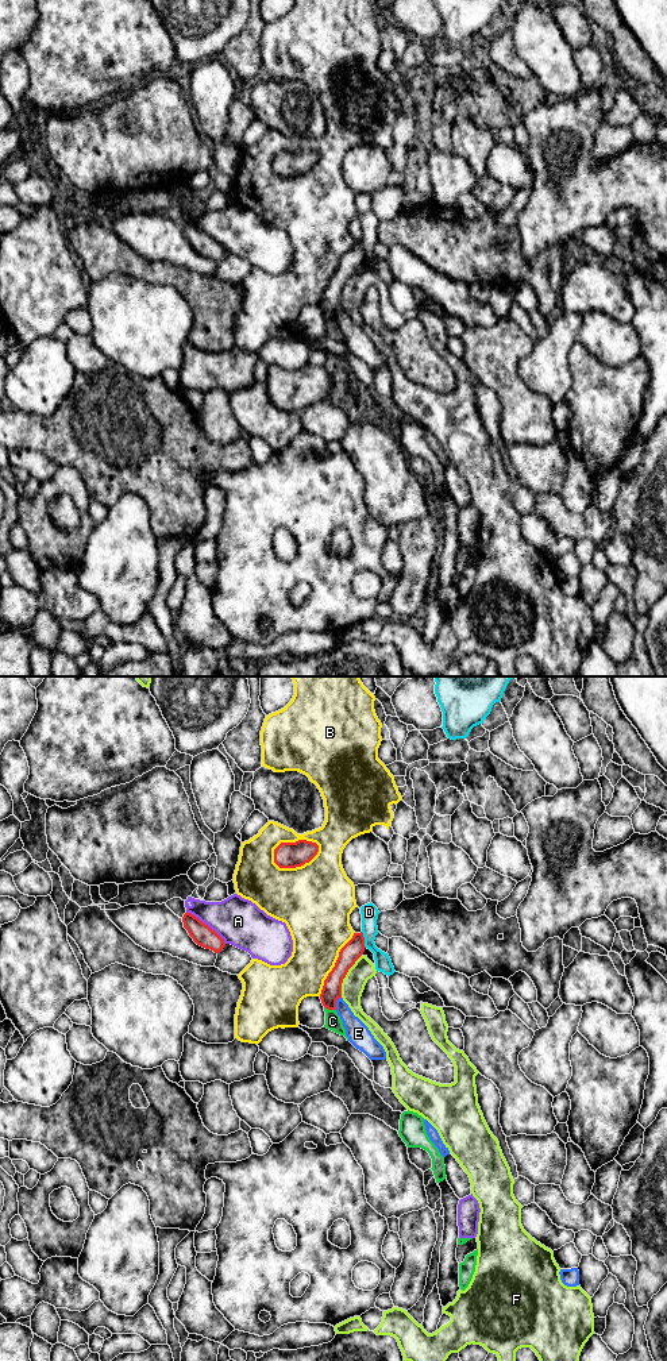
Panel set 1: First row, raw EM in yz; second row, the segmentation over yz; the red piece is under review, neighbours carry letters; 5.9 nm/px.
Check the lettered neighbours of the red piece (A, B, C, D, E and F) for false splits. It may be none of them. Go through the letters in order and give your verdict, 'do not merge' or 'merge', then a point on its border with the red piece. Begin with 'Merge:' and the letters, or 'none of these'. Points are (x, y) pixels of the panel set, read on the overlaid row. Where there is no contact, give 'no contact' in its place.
Merge: none of these
A: do not merge | yz (207, 925)
B: do not merge | yz (299, 866)
C: do not merge | yz (330, 1009)
D: do not merge | yz (363, 940)
E: do not merge | yz (335, 1003)
F: do not merge | yz (346, 974)

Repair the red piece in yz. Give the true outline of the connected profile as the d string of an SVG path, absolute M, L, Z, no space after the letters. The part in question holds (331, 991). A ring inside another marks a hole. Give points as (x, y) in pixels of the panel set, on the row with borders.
M354 933L352 938L340 949L335 967L324 980L320 994L321 1003L328 1010L336 1010L336 1000L342 998L342 983L348 969L365 952L363 933Z

